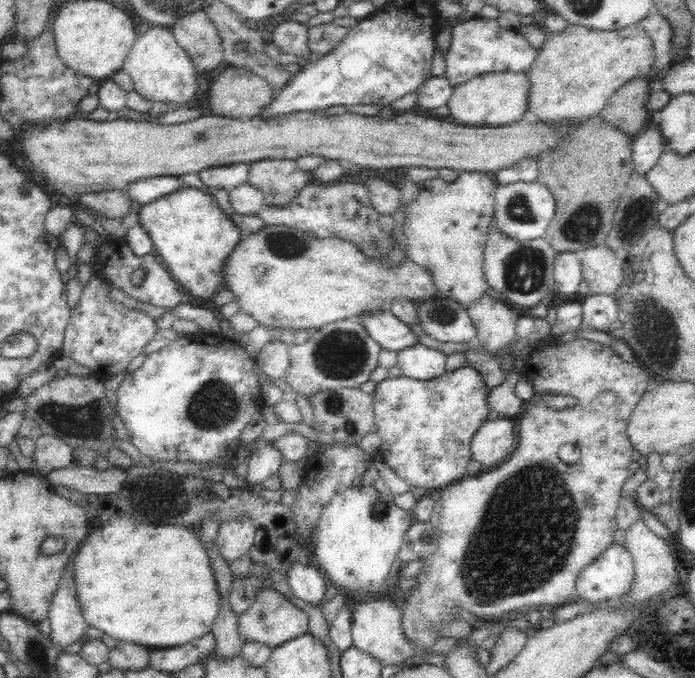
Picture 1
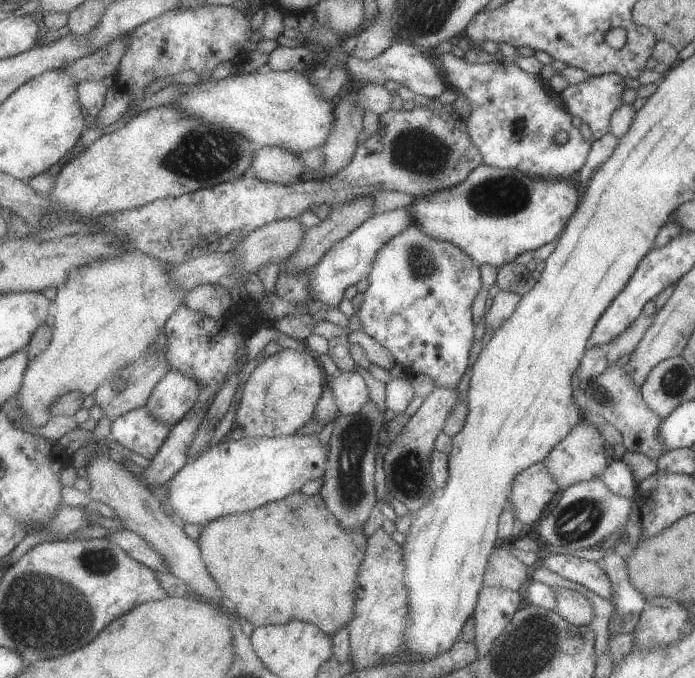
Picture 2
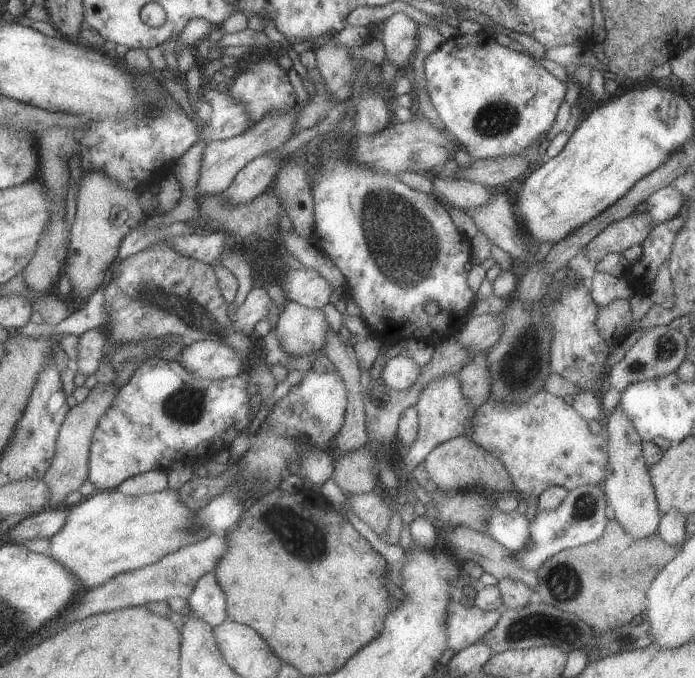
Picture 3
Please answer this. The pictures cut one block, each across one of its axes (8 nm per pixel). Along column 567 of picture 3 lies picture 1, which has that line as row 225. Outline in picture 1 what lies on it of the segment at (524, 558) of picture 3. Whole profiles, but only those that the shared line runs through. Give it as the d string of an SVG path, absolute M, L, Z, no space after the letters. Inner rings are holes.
M514 182L495 188L495 205L493 208L493 228L508 240L526 242L540 238L546 232L554 212L554 201L550 191L536 182Z

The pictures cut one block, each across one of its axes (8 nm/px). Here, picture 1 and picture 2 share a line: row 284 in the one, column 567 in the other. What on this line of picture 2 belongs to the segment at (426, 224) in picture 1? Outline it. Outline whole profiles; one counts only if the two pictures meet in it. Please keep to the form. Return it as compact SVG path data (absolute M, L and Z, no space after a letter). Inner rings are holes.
M581 418L570 430L570 433L562 441L559 441L542 461L548 473L551 474L551 478L558 484L559 489L564 489L578 482L597 479L602 475L607 466L604 446L604 438L596 426Z

